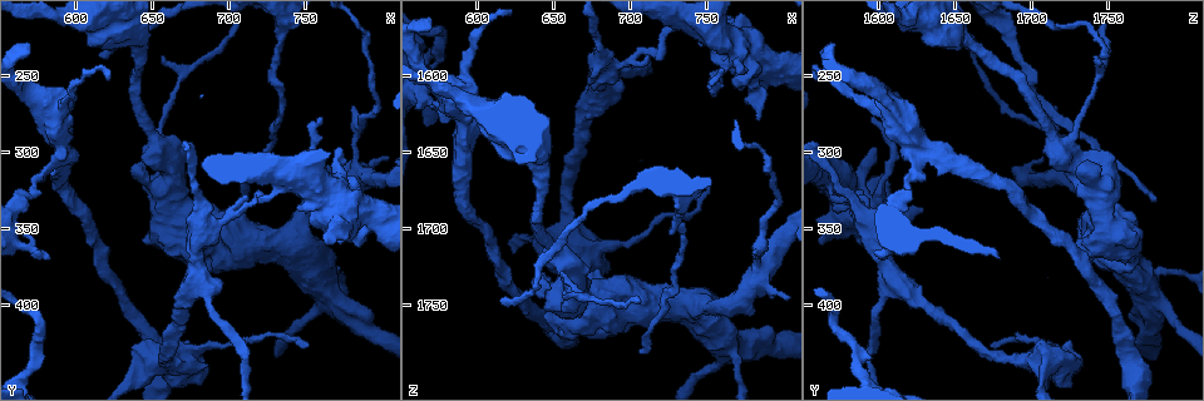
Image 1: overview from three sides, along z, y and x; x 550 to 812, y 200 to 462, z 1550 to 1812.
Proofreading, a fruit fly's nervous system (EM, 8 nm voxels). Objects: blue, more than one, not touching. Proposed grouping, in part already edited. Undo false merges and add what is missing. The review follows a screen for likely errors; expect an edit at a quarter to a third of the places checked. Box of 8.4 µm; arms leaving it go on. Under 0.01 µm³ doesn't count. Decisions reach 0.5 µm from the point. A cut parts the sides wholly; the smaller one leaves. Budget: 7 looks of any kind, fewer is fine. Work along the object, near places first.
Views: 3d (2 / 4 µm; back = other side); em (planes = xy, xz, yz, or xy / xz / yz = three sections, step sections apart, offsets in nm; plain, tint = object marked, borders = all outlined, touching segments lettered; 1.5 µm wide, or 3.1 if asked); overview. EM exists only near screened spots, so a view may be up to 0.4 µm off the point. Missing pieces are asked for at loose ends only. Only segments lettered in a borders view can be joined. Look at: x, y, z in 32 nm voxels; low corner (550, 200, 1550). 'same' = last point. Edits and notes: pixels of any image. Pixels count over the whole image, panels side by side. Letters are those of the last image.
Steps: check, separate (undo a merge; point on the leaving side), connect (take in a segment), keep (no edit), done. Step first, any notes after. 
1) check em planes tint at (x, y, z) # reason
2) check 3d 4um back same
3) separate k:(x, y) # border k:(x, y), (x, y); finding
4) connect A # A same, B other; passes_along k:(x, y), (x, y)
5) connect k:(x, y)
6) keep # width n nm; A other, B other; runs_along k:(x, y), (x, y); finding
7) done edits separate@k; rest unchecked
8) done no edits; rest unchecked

check 3d 4um at (688, 346, 1592) # branch point

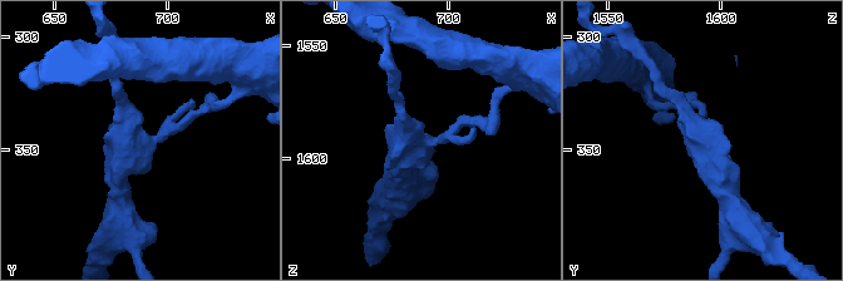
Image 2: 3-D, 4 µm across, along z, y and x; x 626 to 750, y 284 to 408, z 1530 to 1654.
check em yz step 4 borders at (691, 347, 1592) # arms 3

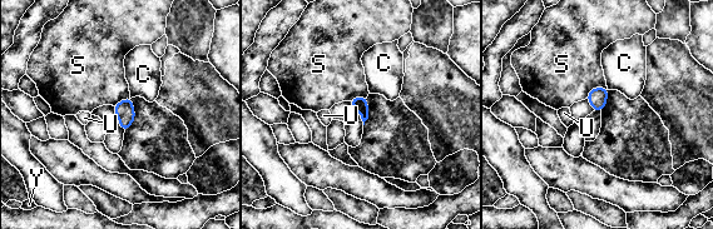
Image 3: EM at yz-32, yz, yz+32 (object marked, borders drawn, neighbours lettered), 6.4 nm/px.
check em planes borders same

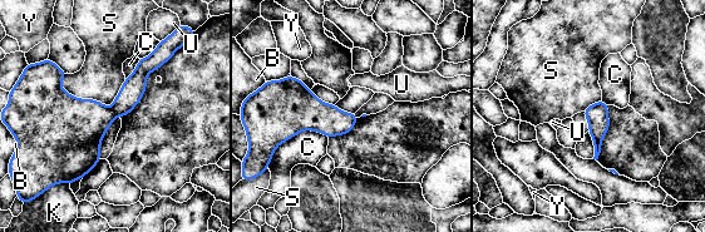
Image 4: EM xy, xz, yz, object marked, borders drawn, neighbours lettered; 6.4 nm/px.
separate 4:(78, 126) # width 140 nm; B other, C other, K other, S other, U other, Y other; border 4:(111, 108), (117, 116); two cells meet here

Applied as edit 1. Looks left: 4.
check overview # redraw

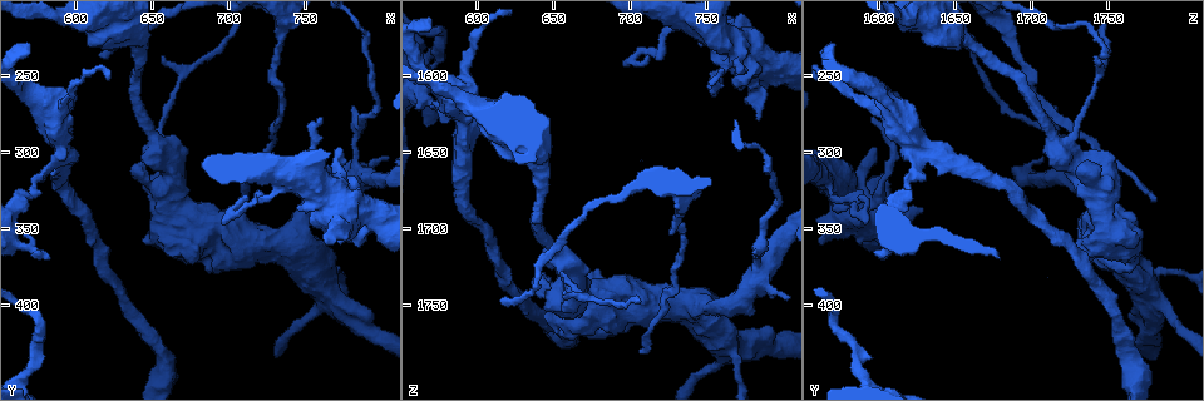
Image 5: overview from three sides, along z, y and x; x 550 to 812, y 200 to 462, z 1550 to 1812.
check 3d 4um at (614, 236, 1744) # long arm stops here

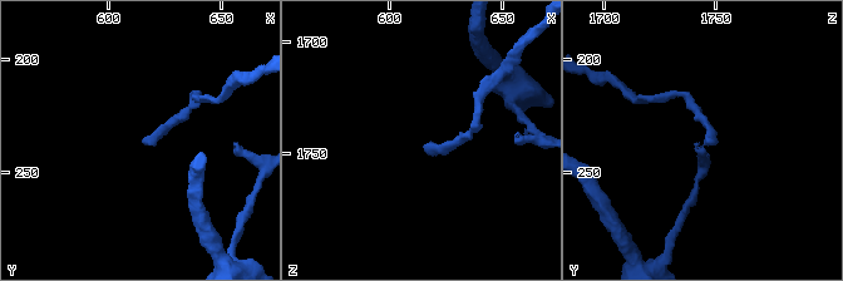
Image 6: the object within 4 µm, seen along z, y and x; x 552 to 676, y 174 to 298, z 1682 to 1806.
check em planes plain at (614, 236, 1745)

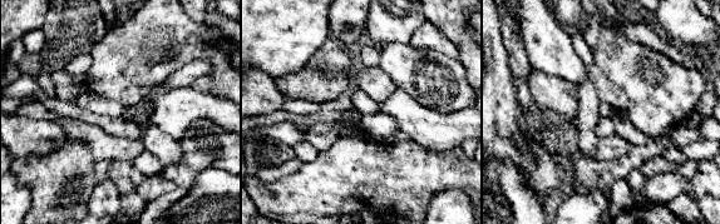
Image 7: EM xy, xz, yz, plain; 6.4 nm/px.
check em planes borders same # see the neighbours

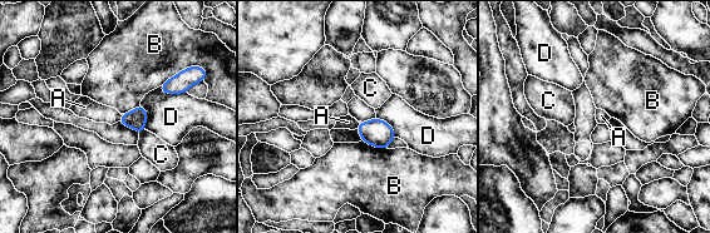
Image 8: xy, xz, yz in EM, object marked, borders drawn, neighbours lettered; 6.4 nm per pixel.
keep # width 130 nm; longest_contact D 180 nm; A other, B other, C other, D other; none of them fits

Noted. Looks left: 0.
done edits separate@4; rest unchecked

